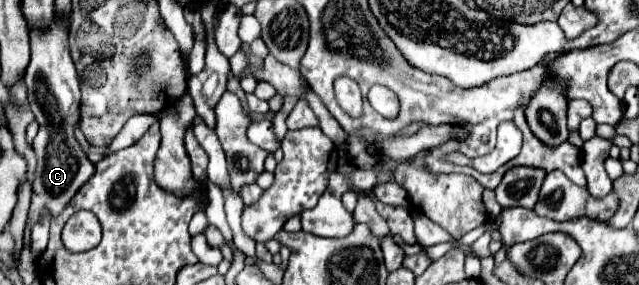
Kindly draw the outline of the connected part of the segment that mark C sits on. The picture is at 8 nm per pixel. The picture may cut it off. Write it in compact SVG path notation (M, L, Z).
M53 23L51 31L31 33L31 61L25 71L25 85L31 111L39 123L39 133L33 139L33 147L37 153L37 171L29 209L29 225L25 229L25 251L19 261L35 261L29 249L29 229L39 219L39 213L43 209L49 209L51 215L59 215L77 193L77 189L95 173L95 165L87 159L75 139L75 129L79 127L81 91L75 65L69 55L65 27Z

